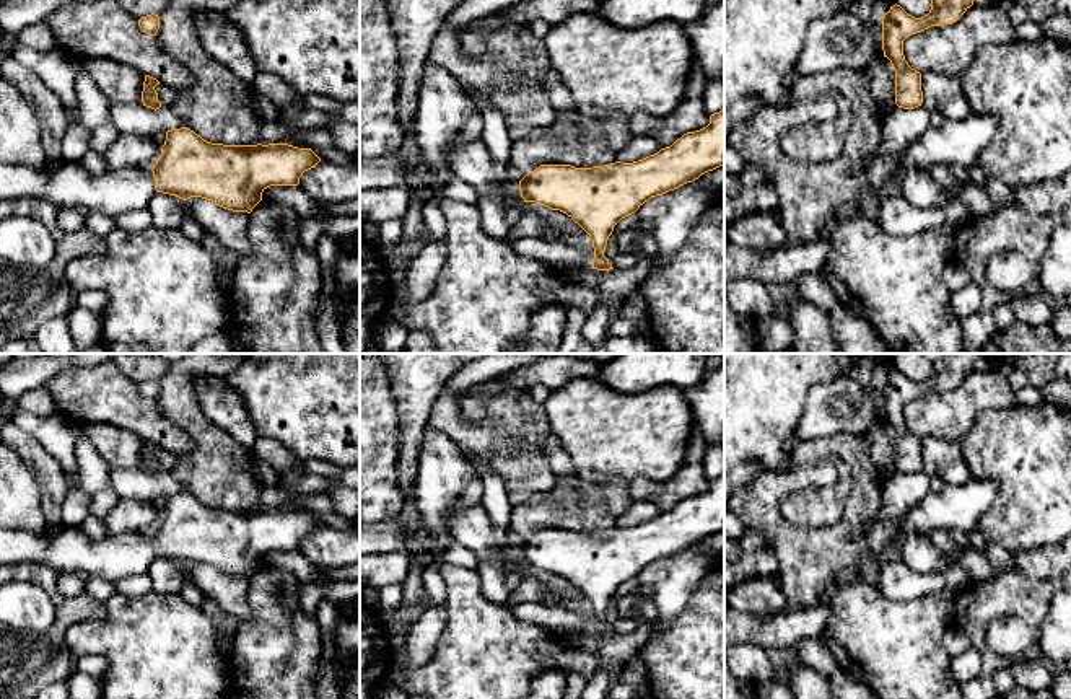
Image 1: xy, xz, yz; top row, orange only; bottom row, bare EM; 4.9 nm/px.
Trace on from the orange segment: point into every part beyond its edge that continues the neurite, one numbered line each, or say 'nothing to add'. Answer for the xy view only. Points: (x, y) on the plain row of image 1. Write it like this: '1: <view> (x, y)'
1: xy (62, 549)

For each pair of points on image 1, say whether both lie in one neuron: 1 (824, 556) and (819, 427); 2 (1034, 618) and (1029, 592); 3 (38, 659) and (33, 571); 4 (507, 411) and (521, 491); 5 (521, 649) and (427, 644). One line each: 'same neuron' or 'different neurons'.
1: different neurons
2: same neuron
3: same neuron
4: same neuron
5: different neurons

